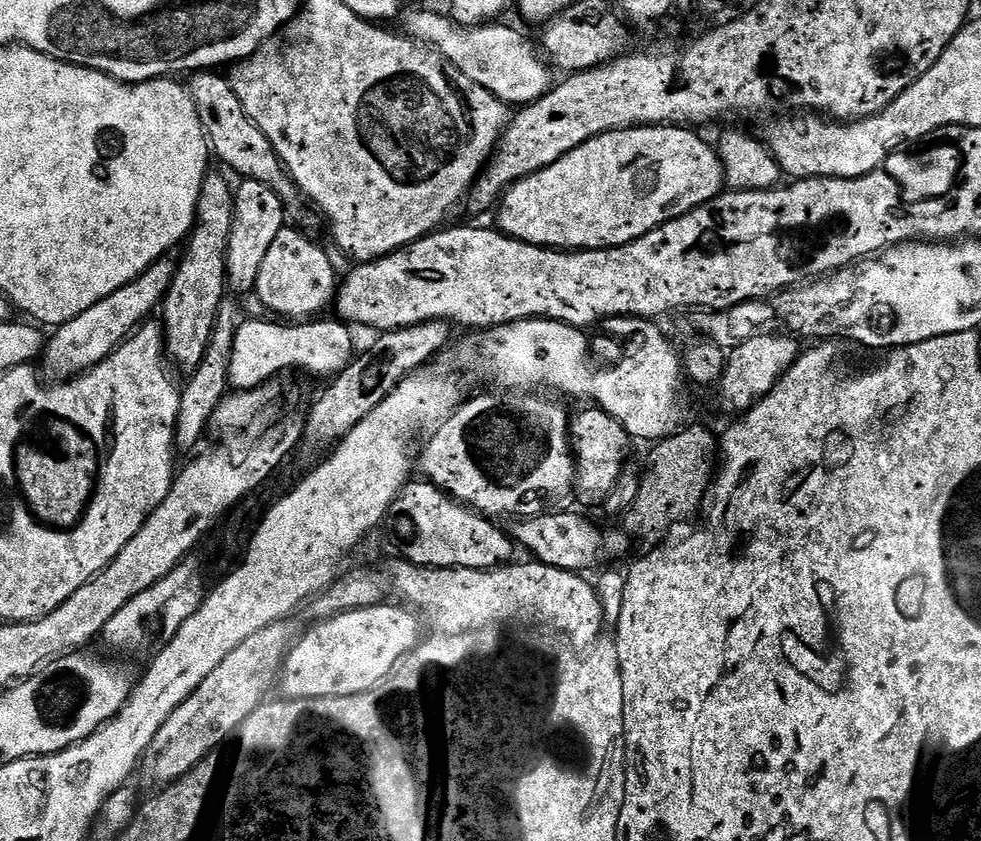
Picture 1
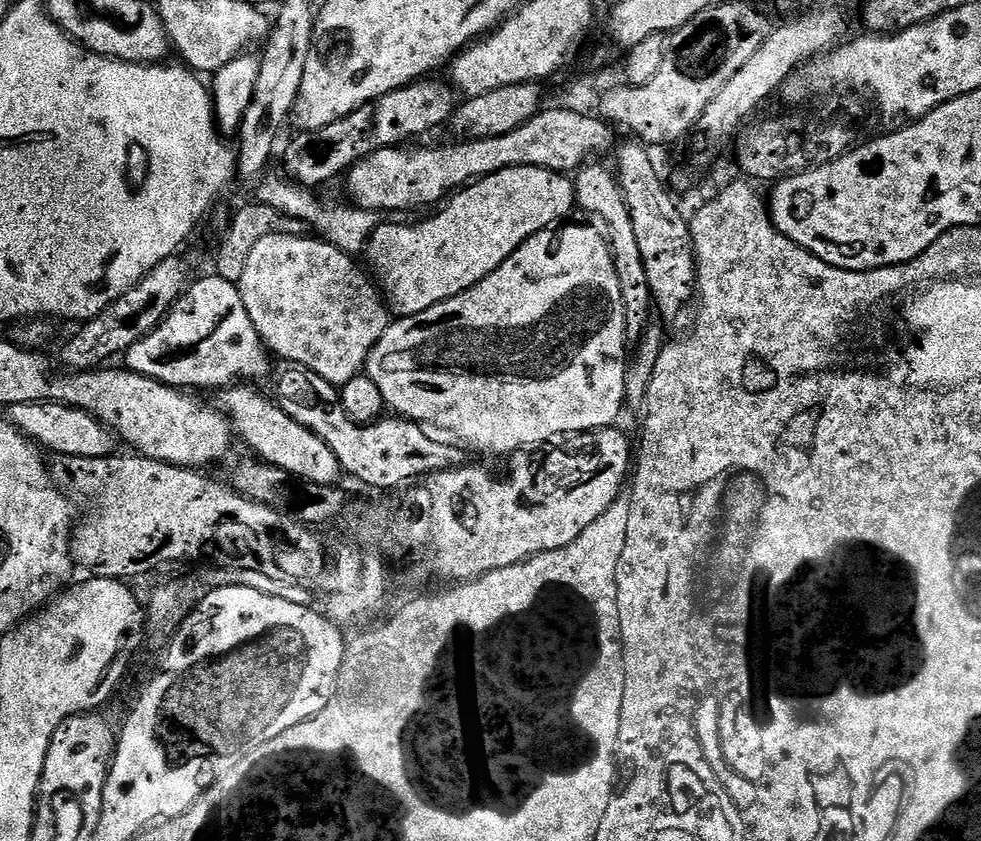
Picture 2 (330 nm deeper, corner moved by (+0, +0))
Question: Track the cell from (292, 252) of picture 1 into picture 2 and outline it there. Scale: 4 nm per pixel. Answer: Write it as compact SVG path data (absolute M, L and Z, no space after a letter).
M275 233L254 246L238 283L246 314L250 314L250 322L254 322L269 353L276 355L277 352L282 359L309 368L314 375L335 386L342 386L365 371L368 355L390 323L388 305L384 303L379 287L355 262L351 255L323 239L308 234L287 236Z

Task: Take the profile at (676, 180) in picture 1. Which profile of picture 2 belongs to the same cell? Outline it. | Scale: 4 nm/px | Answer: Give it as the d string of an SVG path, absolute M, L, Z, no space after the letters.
M530 166L498 170L459 189L439 209L441 212L437 216L432 216L421 224L381 222L373 230L366 245L366 257L372 263L370 272L393 317L422 314L422 310L438 306L442 301L454 298L460 292L470 290L478 282L482 282L491 272L496 272L498 266L502 266L502 262L510 258L510 254L517 252L525 240L537 232L551 229L555 220L563 221L563 216L571 208L574 208L574 184L567 175Z

